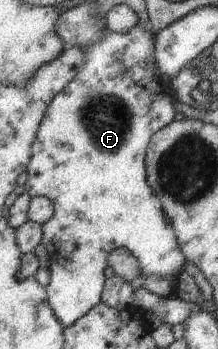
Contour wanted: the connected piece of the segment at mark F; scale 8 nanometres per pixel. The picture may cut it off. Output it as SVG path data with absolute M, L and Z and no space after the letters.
M140 24L127 34L121 34L107 28L105 38L100 43L95 43L90 47L84 48L83 50L86 52L86 65L79 71L78 77L73 82L70 82L50 102L46 117L43 118L38 132L38 138L34 144L34 153L31 157L29 169L27 169L27 180L23 186L25 192L29 193L32 197L48 196L54 202L53 218L42 226L44 230L42 244L51 262L49 266L51 277L46 289L54 313L65 329L72 327L78 320L87 316L95 306L101 303L101 294L103 294L106 288L107 280L105 278L105 270L107 270L107 265L109 265L109 255L115 249L129 249L140 260L142 272L145 276L158 274L174 281L177 280L179 273L183 271L183 266L185 266L188 259L180 246L174 226L166 217L162 200L155 194L154 188L149 182L146 169L146 154L151 139L155 133L158 133L162 128L170 125L175 120L175 112L178 110L173 91L169 88L169 84L165 84L155 74L155 68L157 67L155 56L156 36L157 34L145 30Z

